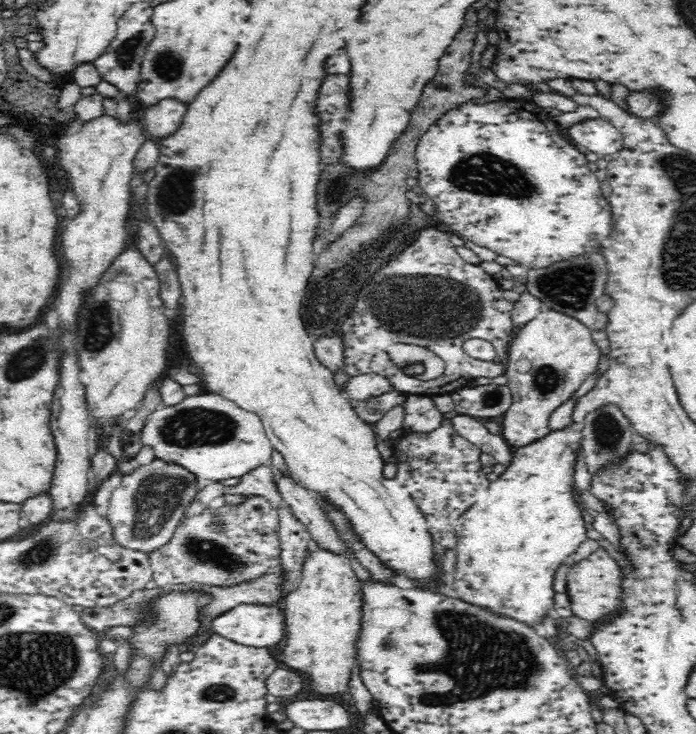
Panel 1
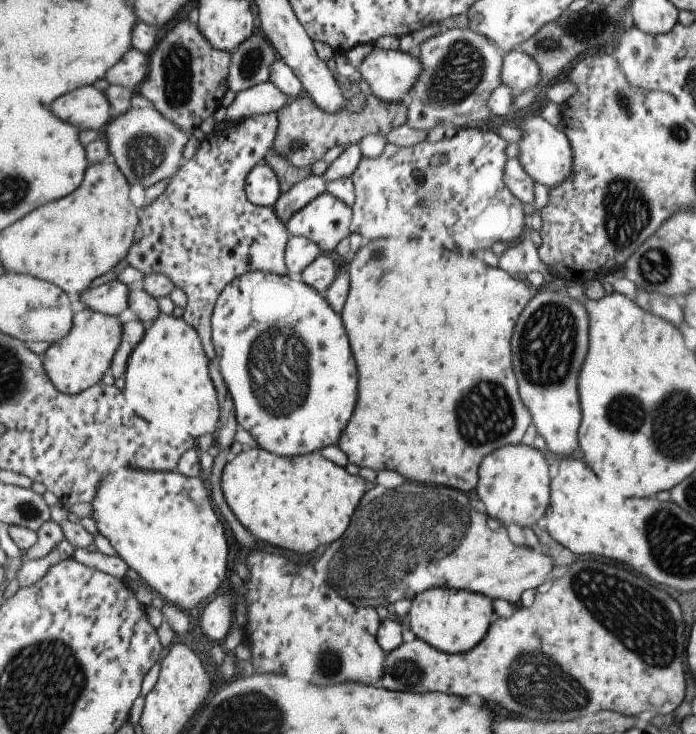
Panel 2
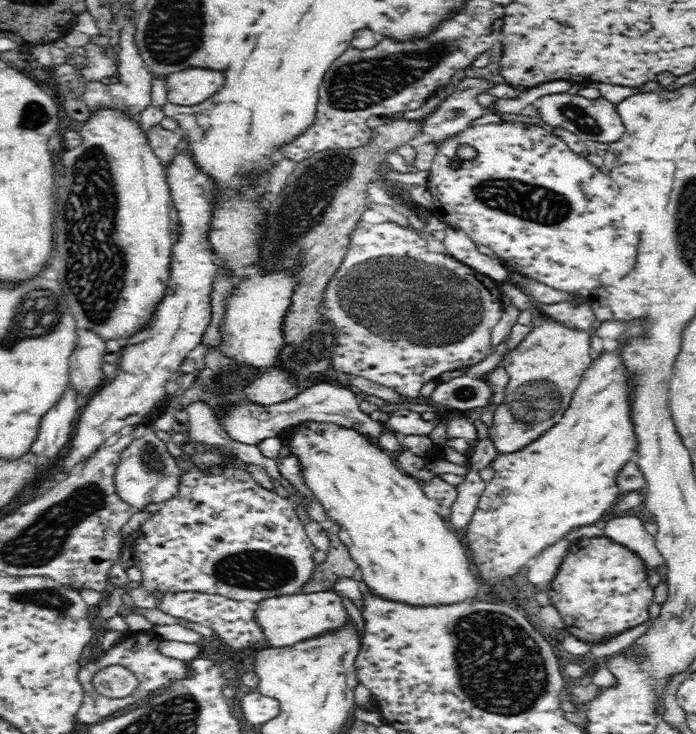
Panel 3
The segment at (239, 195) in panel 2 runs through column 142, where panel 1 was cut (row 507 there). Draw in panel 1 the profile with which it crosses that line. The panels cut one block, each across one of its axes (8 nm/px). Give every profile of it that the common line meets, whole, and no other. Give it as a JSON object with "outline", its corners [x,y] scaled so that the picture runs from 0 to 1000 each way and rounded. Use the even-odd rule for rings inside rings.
{"outline":[[[356,674],[348,687],[323,685],[313,692],[297,692],[293,699],[276,703],[259,713],[244,738],[233,748],[216,755],[220,778],[220,798],[296,797],[302,800],[330,800],[356,790],[365,790],[389,778],[398,778],[402,768],[404,738],[399,696],[374,676]]]}

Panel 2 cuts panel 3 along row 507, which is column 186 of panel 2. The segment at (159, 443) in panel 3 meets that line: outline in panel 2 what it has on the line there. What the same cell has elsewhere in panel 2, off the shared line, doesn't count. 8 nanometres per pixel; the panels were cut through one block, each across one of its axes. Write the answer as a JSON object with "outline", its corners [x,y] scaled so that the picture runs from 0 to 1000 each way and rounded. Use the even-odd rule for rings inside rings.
{"outline":[[[223,146],[188,147],[161,162],[151,174],[157,207],[187,249],[203,251],[208,257],[234,245],[247,245],[264,223],[263,204],[272,184],[237,161]]]}

